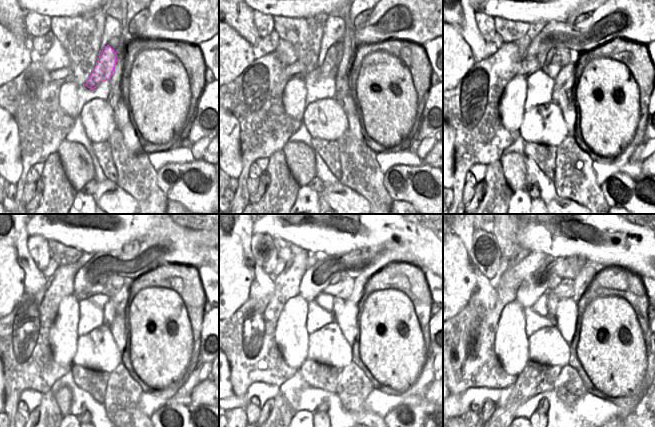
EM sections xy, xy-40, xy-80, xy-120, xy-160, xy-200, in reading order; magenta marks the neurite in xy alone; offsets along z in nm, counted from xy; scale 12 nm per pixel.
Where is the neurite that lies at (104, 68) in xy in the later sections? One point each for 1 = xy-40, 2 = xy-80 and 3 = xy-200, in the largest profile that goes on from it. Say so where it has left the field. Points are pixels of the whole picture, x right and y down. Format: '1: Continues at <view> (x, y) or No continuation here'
1: Continues at xy-40 (328, 69)
2: Continues at xy-80 (552, 69)
3: Continues at xy-200 (565, 289)

